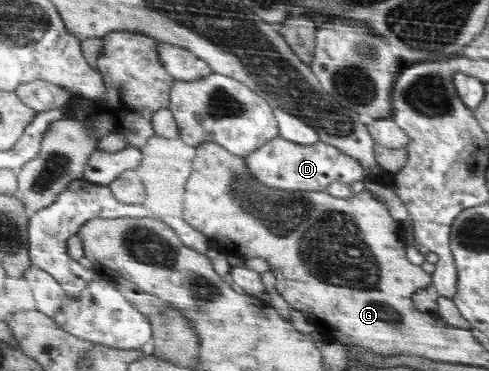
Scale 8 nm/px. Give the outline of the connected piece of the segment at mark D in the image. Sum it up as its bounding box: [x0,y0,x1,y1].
[244,135,367,191]

